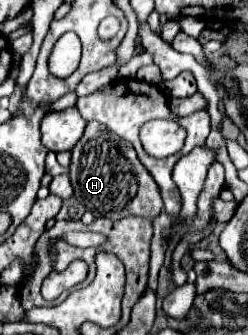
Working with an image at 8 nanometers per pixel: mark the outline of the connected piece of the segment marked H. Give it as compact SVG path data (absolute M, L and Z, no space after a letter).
M90 121L86 133L72 149L70 181L74 187L74 197L84 209L94 215L104 215L108 219L122 219L126 215L140 215L154 219L162 211L162 199L156 181L138 161L136 151L124 139L118 139L104 125Z

